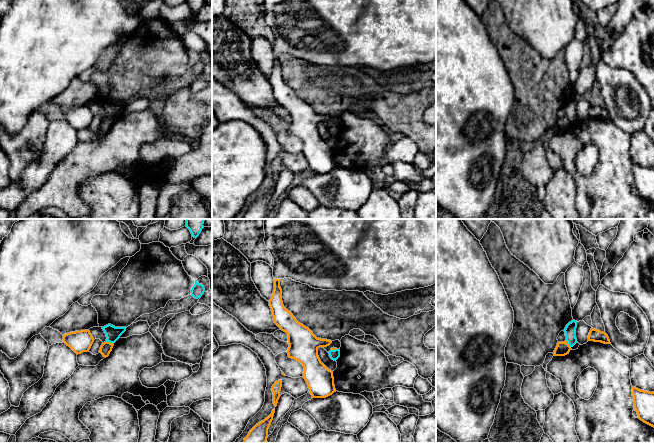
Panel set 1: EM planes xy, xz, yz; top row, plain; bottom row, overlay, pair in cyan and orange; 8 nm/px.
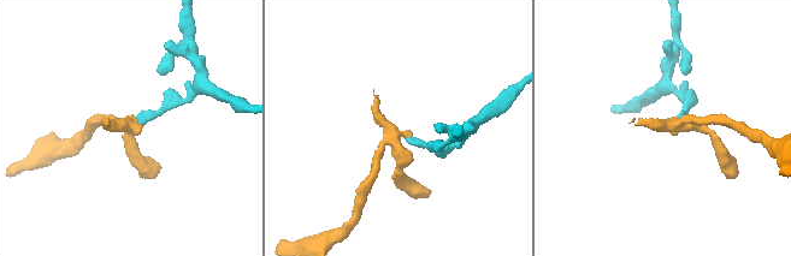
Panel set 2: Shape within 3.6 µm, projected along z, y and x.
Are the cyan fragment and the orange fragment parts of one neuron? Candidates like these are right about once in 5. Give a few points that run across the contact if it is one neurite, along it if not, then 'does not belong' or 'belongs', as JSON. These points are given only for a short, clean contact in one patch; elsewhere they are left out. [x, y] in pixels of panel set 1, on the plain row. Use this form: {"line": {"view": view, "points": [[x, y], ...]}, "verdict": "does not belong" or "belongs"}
{"line": {"view": "xy", "points": [[106, 117], [113, 120]]}, "verdict": "does not belong"}

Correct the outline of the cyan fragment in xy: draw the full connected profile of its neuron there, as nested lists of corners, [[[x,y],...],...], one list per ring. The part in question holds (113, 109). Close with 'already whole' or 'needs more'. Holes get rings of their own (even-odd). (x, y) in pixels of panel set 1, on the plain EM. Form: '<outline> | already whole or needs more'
[[[108,100],[102,103],[104,109],[106,110],[106,118],[115,119],[120,112],[126,107],[127,103],[115,103],[111,100]]] | already whole

